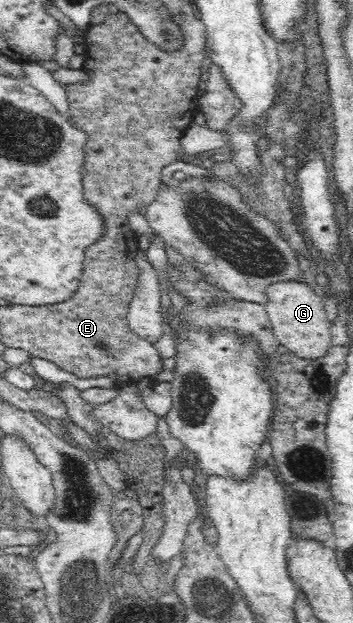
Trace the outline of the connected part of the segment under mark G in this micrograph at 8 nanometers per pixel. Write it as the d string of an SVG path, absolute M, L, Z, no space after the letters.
M284 281L268 284L264 288L266 302L263 307L271 327L272 335L282 346L286 346L298 358L310 359L324 356L332 341L329 321L324 311L324 302L314 289L302 281Z

